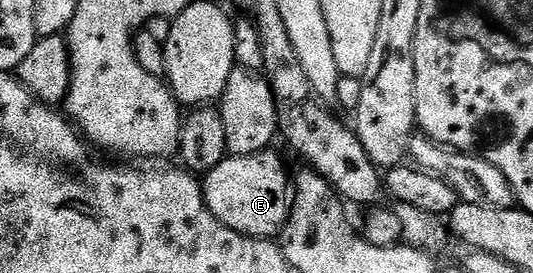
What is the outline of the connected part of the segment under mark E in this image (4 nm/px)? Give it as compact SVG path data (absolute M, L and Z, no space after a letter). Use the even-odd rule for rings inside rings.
M268 148L249 156L228 156L221 164L217 164L217 168L206 174L201 185L207 210L213 212L213 216L217 216L221 224L233 228L233 232L247 234L250 238L271 240L287 225L293 197L293 178L290 173L287 175L287 166L275 148Z

